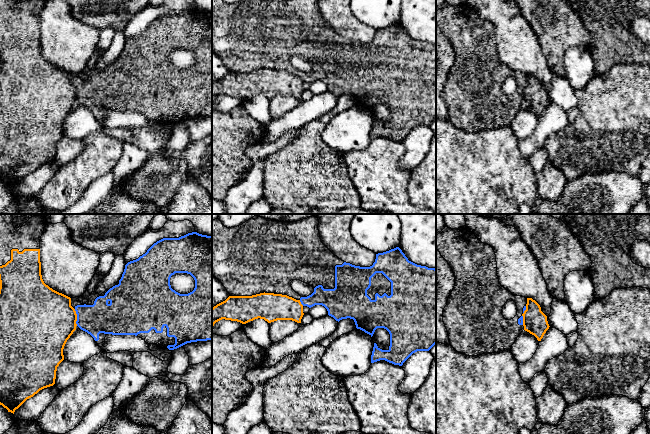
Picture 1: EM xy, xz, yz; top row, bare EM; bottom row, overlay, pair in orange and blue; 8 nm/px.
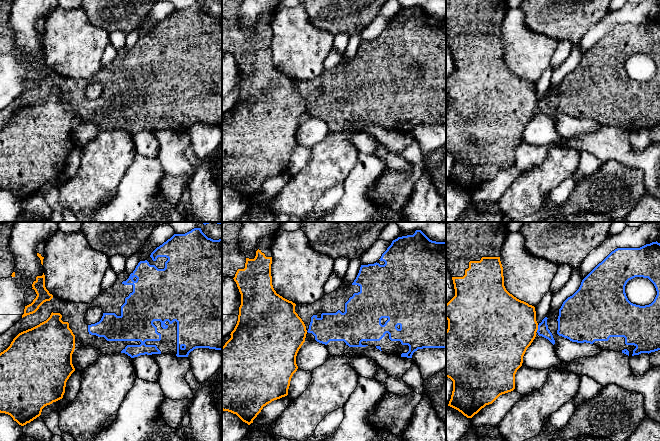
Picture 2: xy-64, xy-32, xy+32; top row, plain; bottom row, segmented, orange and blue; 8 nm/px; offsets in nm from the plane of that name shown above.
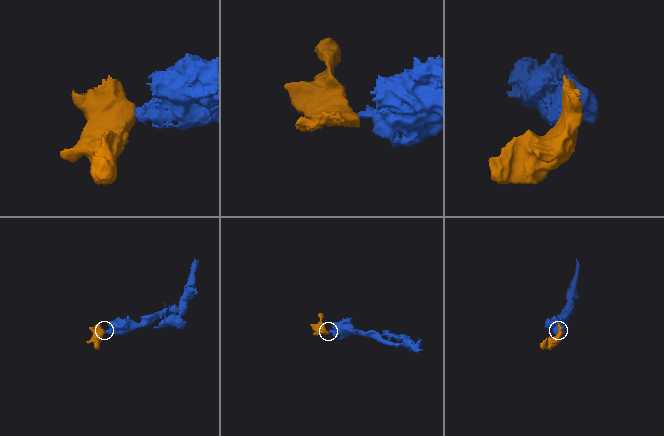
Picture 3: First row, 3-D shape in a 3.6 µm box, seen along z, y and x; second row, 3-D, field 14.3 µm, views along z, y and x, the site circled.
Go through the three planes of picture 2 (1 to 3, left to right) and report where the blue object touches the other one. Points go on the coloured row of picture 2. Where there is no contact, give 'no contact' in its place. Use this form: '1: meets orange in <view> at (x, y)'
1: no contact
2: no contact
3: meets orange in xy+32 at (537, 328)

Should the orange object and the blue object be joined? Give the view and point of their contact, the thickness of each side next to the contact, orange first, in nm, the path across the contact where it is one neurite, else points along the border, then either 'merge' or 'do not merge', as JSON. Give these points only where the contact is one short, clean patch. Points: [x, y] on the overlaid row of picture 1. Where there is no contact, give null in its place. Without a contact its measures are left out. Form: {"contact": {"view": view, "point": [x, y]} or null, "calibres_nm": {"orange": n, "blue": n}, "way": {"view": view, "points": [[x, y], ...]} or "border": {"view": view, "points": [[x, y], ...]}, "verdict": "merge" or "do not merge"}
{"contact": {"view": "xy", "point": [76, 317]}, "calibres_nm": {"orange": 480, "blue": 260}, "border": {"view": "xy", "points": [[74, 309], [77, 325]]}, "verdict": "do not merge"}

